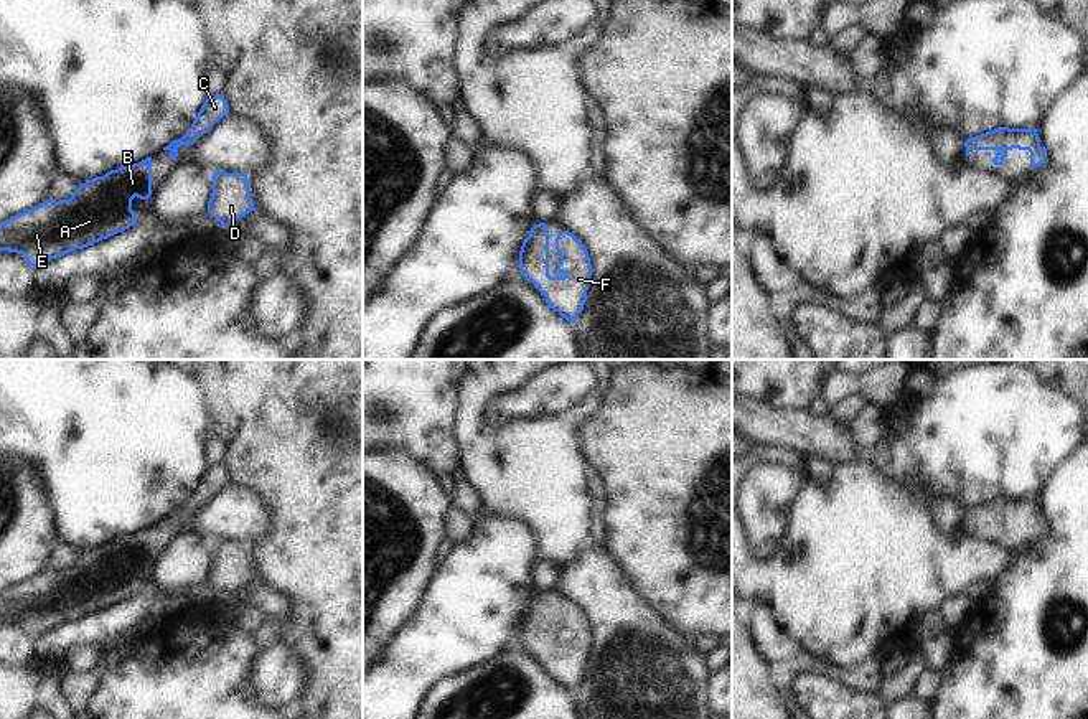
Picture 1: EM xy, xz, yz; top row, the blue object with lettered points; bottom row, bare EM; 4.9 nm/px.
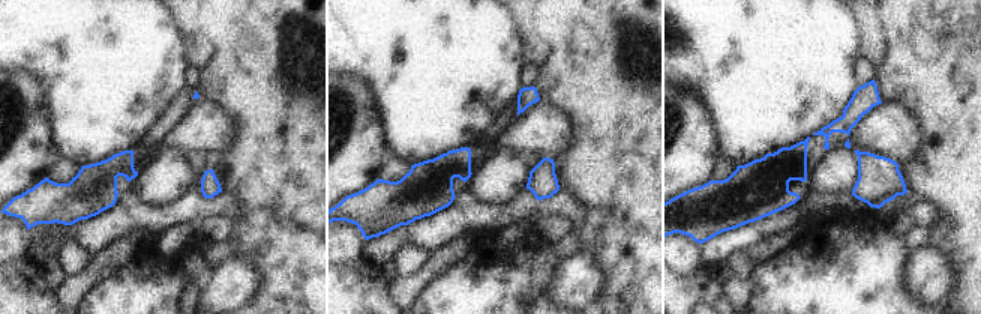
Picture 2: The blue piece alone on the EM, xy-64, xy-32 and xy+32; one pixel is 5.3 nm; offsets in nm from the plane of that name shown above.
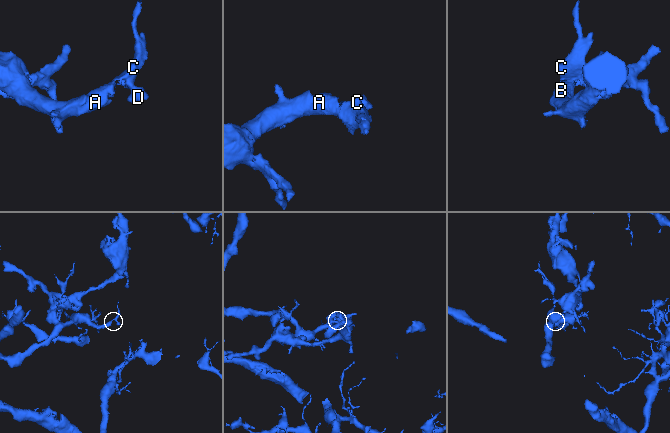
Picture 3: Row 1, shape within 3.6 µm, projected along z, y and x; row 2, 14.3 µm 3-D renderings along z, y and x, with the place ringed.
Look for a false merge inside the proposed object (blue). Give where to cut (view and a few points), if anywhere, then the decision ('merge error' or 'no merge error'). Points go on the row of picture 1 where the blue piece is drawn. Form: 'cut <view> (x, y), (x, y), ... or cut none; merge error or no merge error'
cut none; no merge error

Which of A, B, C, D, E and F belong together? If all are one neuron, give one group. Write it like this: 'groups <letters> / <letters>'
groups A B C D E F

